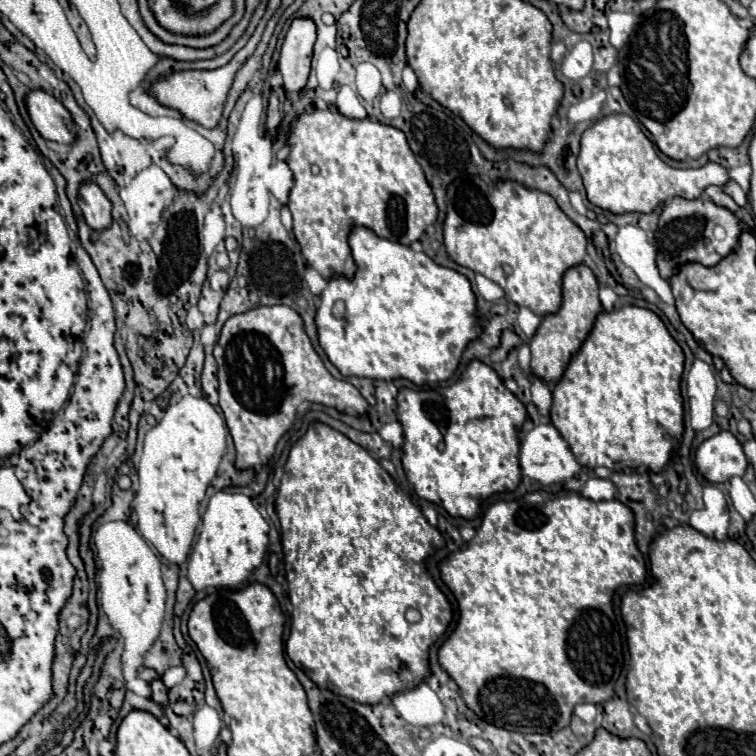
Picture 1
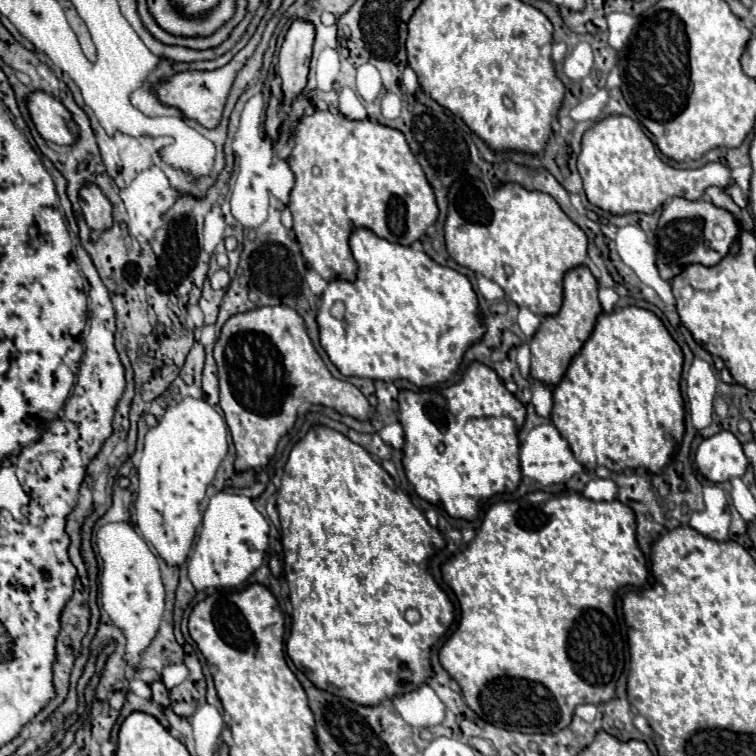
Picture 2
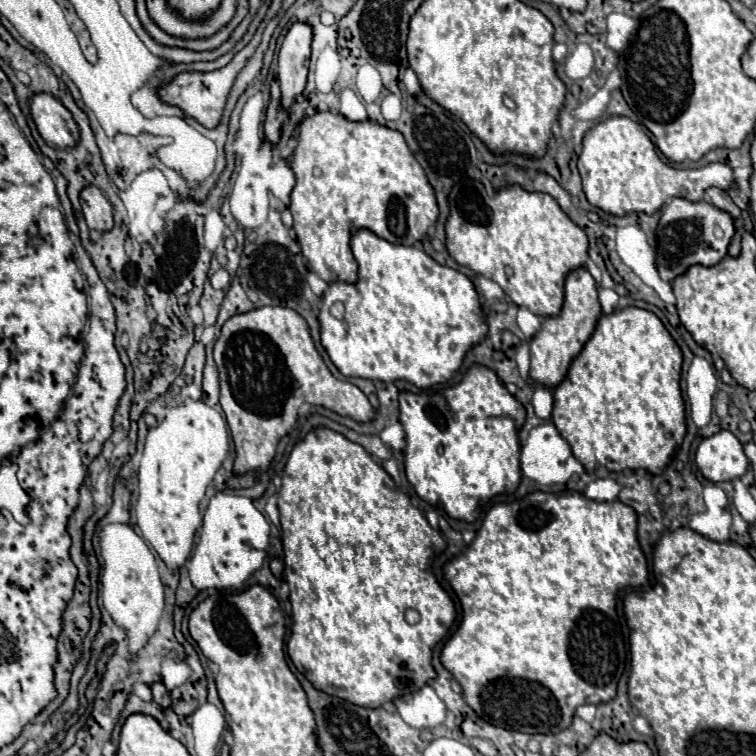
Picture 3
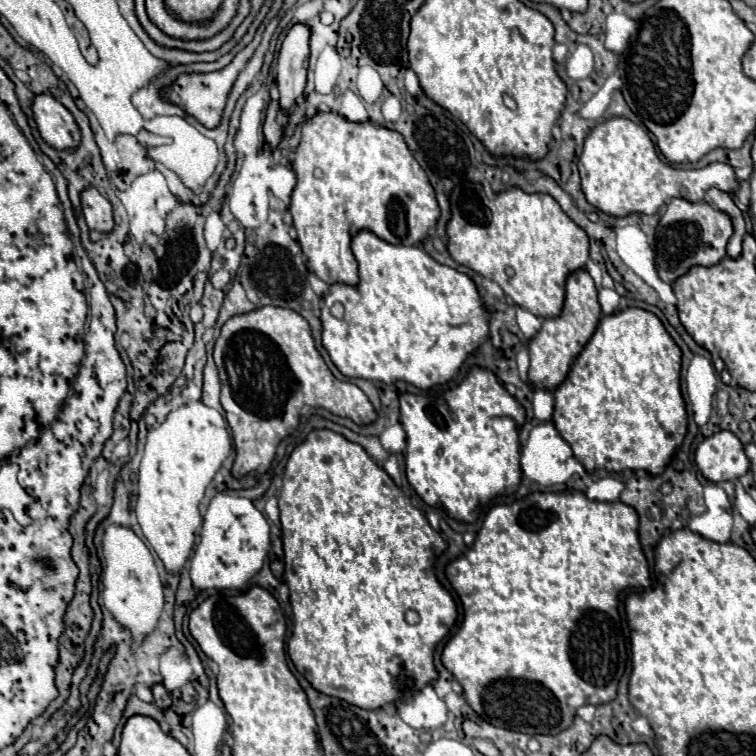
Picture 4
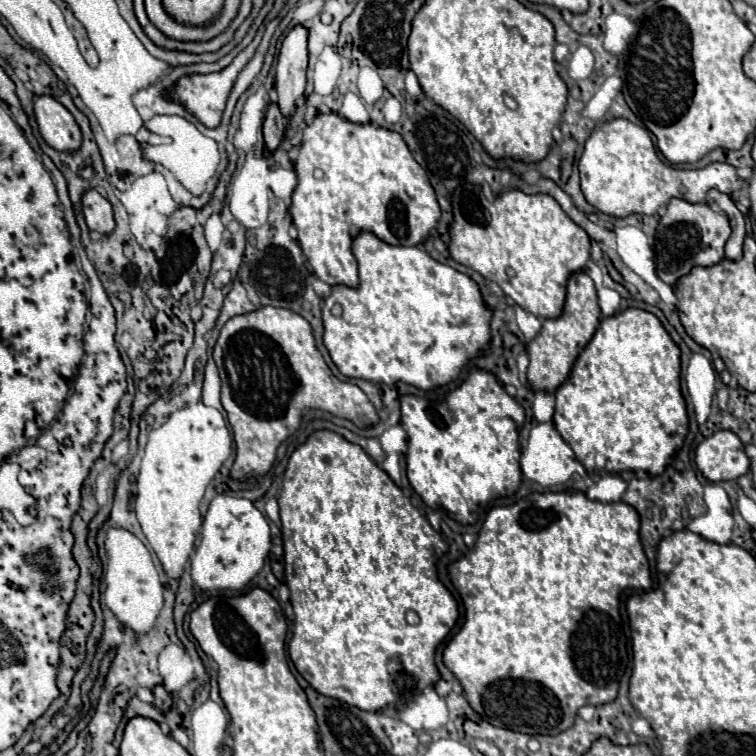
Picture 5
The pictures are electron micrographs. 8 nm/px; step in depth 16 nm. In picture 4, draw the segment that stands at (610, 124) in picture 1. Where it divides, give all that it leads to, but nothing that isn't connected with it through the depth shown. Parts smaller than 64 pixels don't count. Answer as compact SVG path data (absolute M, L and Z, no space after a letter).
M612 118L588 134L584 152L578 160L578 170L586 200L610 216L628 216L632 212L656 214L670 198L702 202L710 188L718 188L728 194L738 194L740 190L740 182L730 164L714 162L698 170L676 170L664 164L658 158L646 128L628 118Z

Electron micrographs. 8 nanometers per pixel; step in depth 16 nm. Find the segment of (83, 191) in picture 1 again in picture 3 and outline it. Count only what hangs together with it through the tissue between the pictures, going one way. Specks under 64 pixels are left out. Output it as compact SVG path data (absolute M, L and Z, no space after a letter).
M96 186L84 188L84 192L80 194L80 204L90 230L98 230L98 232L112 230L114 226L112 204Z

